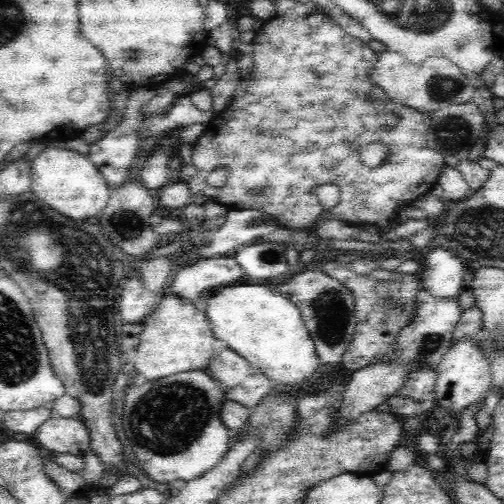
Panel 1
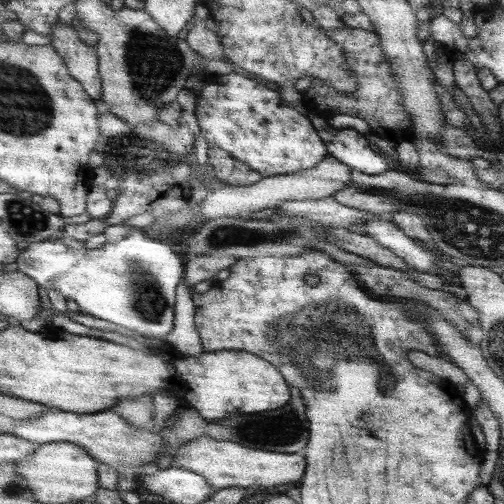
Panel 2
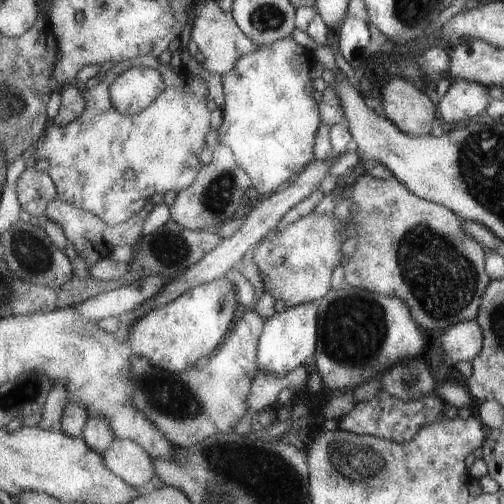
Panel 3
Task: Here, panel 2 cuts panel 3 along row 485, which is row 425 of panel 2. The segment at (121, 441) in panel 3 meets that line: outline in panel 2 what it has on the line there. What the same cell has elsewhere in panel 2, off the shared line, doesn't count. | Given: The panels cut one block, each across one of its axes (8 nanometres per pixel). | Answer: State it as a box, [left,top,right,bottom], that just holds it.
[111,394,155,430]

